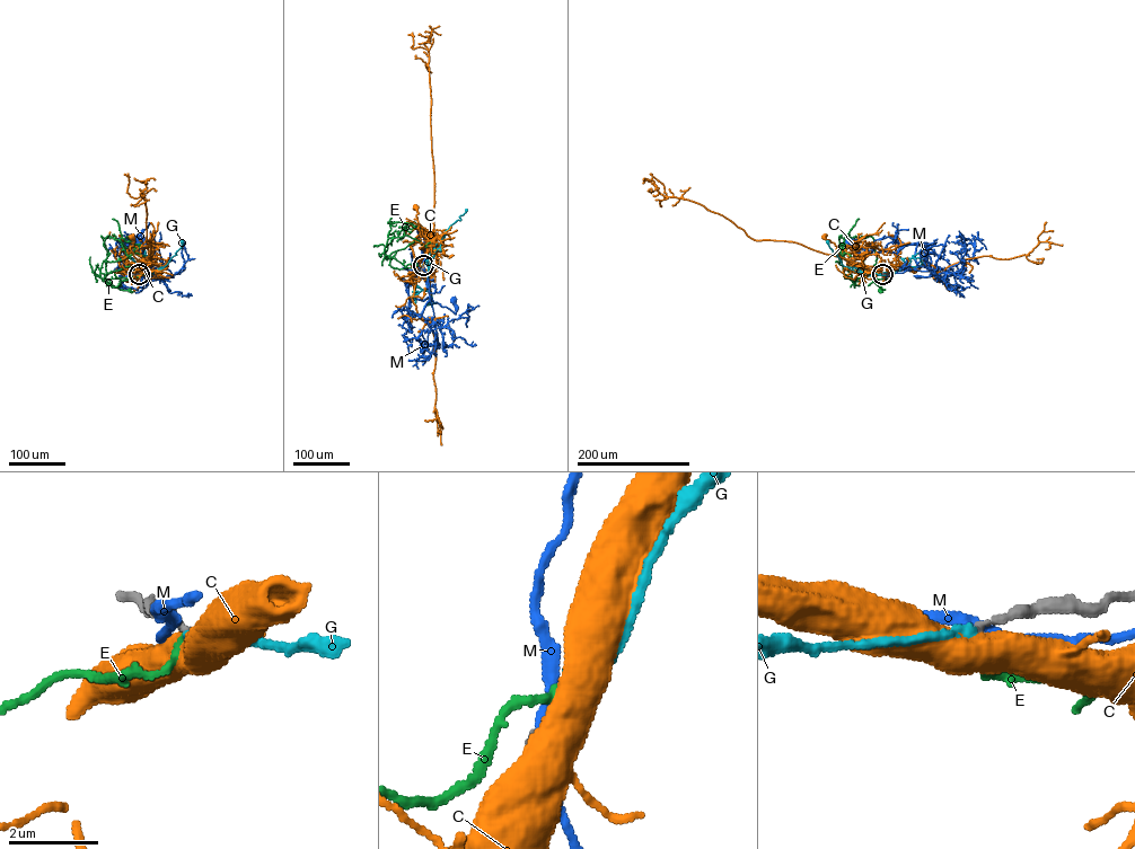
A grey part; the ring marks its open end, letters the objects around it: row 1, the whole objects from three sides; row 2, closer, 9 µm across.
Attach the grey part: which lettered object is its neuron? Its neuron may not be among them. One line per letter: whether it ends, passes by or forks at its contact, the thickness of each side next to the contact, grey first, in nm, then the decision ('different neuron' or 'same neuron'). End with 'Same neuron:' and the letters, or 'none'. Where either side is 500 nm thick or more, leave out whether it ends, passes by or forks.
C: 170/550 nm | different neuron
E: it ends | 170/150 nm | different neuron
G: it ends | 160/200 nm | same neuron
M: it passes by | 240/220 nm | different neuron
Same neuron: G

